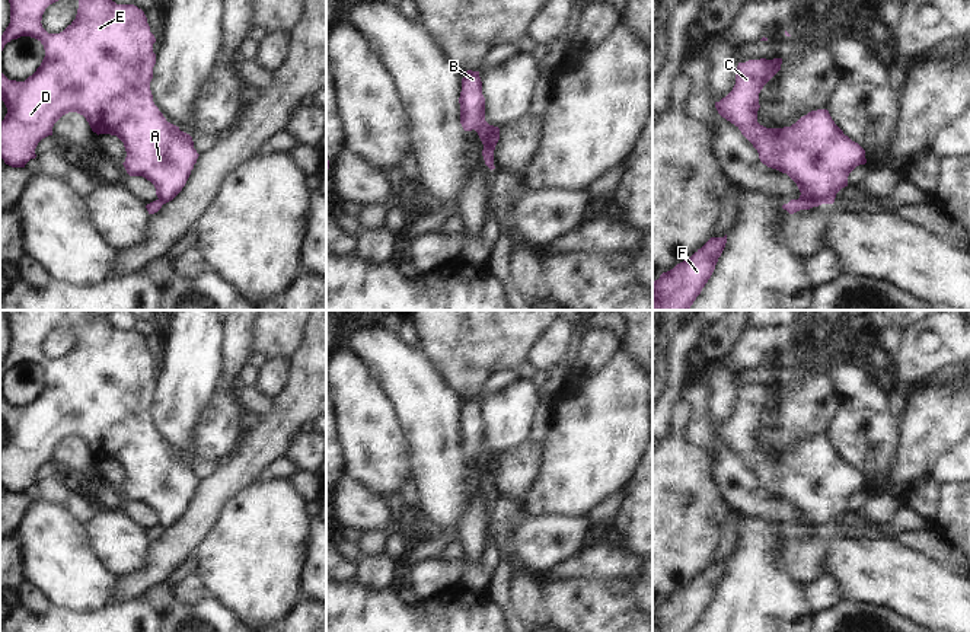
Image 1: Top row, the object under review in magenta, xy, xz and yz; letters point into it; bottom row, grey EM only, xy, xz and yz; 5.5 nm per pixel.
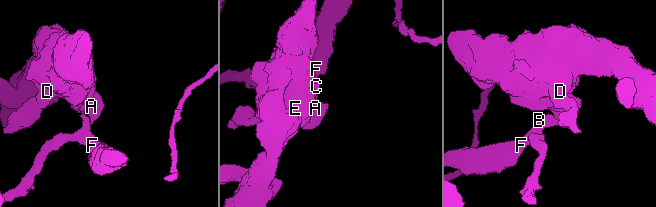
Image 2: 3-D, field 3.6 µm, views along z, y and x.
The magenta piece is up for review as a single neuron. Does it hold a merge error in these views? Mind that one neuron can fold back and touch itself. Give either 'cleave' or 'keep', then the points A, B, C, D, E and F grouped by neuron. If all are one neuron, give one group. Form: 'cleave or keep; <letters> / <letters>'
cleave; A C D E / B F

